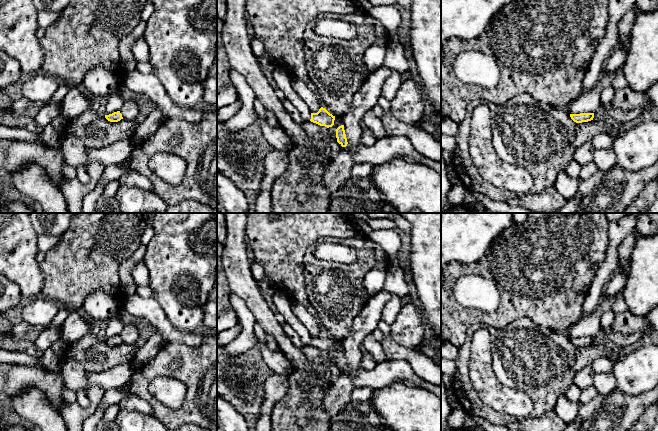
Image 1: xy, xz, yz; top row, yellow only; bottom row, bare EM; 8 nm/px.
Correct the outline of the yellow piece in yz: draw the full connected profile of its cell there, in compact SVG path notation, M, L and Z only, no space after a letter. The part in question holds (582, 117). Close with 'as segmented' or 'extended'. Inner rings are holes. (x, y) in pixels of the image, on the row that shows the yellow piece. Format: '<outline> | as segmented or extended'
M580 113L580 114L570 114L571 119L576 123L588 122L593 120L594 113Z | as segmented

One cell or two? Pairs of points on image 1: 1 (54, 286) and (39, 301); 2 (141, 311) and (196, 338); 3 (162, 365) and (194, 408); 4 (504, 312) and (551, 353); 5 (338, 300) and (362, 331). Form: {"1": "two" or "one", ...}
{"1": "two", "2": "one", "3": "one", "4": "two", "5": "two"}

